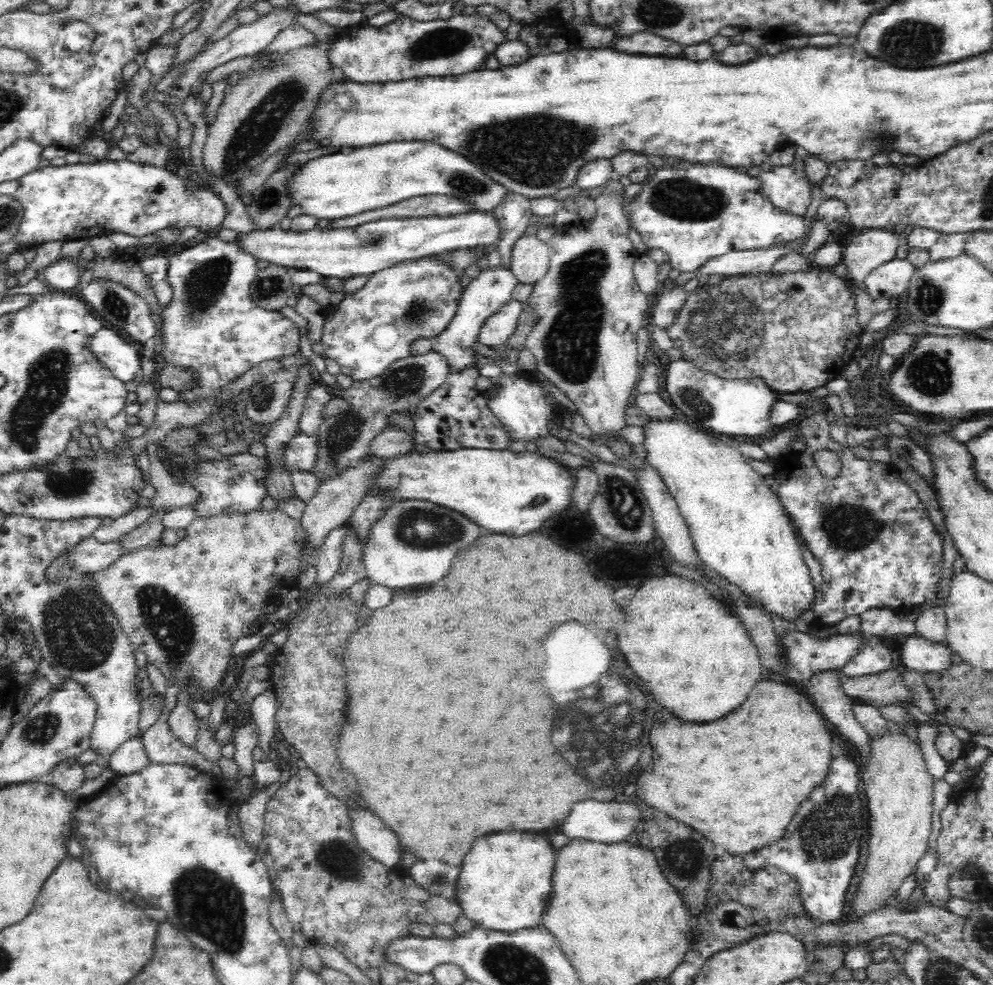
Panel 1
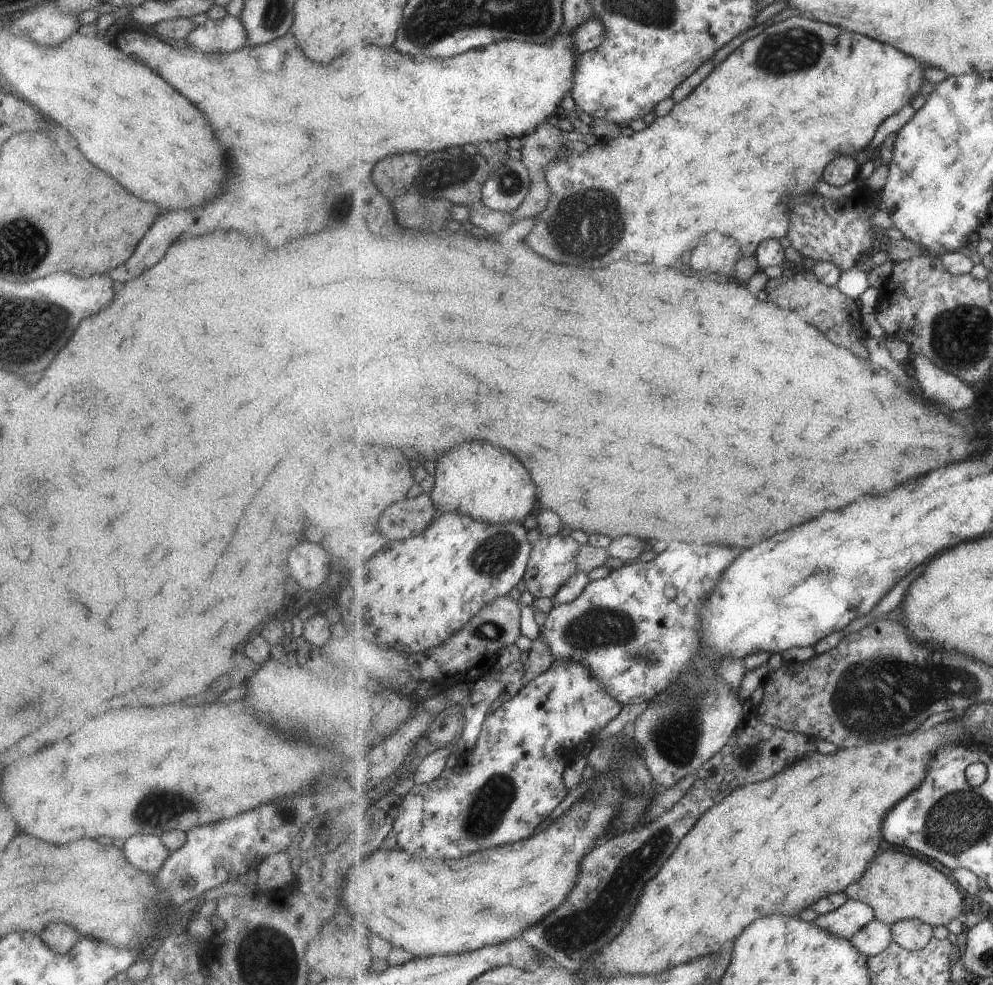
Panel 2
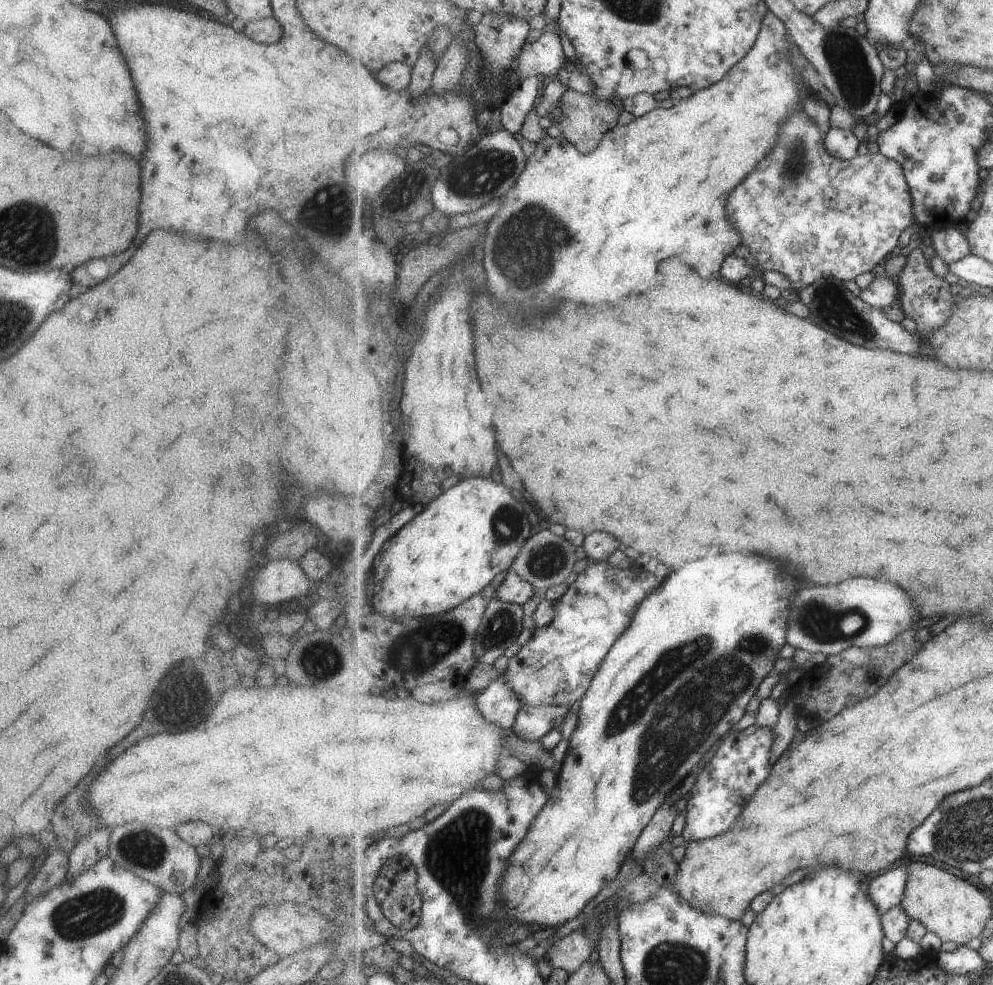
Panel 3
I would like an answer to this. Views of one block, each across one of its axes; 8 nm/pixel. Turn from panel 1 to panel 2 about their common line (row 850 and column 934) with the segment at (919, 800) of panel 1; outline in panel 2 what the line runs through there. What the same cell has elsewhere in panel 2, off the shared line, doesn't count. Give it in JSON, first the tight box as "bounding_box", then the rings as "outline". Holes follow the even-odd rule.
{"bounding_box":[845,850,965,926],"outline":[[[885,850],[878,854],[862,877],[849,886],[845,893],[850,900],[871,906],[875,919],[888,925],[903,919],[918,918],[933,926],[941,926],[961,916],[965,908],[965,896],[955,882],[933,868],[931,862],[897,850]]]}

